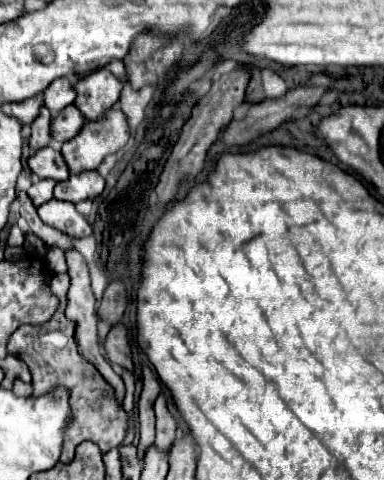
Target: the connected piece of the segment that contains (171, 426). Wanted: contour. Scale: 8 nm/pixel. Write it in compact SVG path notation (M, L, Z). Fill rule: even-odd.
M158 396L156 404L154 404L154 410L156 410L156 442L154 442L154 446L162 452L170 452L170 448L174 444L176 422L166 408L166 398L164 396Z

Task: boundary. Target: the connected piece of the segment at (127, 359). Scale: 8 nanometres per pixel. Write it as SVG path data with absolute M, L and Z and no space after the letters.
M116 324L108 332L106 342L104 342L104 350L106 350L106 356L112 364L118 364L130 372L134 370L132 354L130 354L130 346L128 346L128 338L126 338L126 328L122 324Z

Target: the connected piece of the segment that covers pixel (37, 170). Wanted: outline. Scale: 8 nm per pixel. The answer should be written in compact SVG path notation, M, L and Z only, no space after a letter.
M52 146L40 148L36 154L32 154L28 158L28 166L30 166L32 174L36 174L38 178L52 178L52 180L60 182L70 176L62 154Z

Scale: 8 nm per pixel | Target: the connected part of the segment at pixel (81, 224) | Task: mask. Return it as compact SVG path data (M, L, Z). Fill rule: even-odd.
M52 198L50 202L38 208L38 214L48 226L58 228L60 232L66 232L70 238L82 238L92 234L92 228L86 222L86 218L70 202Z

